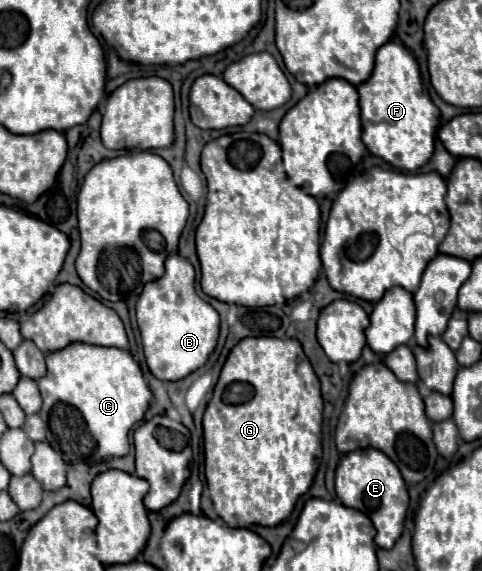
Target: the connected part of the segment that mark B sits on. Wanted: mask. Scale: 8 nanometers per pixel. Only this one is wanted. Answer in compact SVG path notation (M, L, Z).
M170 254L166 258L166 272L162 278L144 284L136 304L136 318L146 364L158 380L180 380L188 376L208 360L218 342L218 312L196 294L194 268L180 254Z

